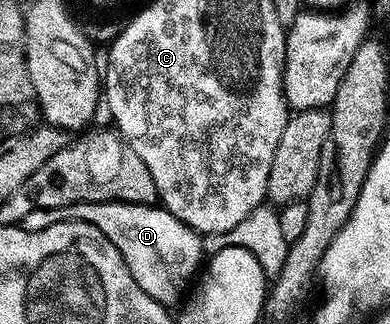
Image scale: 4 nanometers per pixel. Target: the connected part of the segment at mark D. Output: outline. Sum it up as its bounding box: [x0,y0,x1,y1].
[21,203,205,305]

